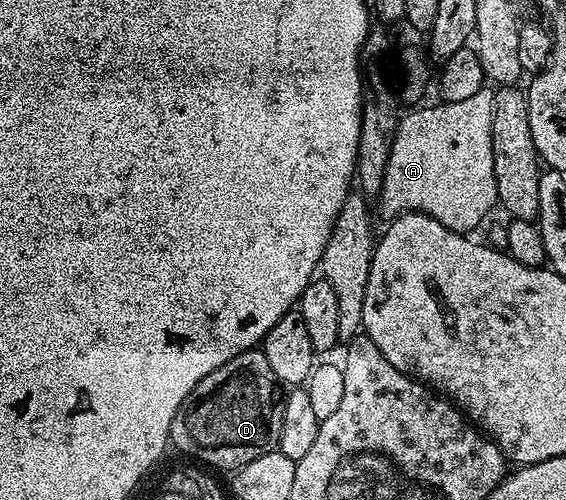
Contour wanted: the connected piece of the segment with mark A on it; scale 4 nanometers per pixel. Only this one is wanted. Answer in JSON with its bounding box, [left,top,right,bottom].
[378,89,498,233]

